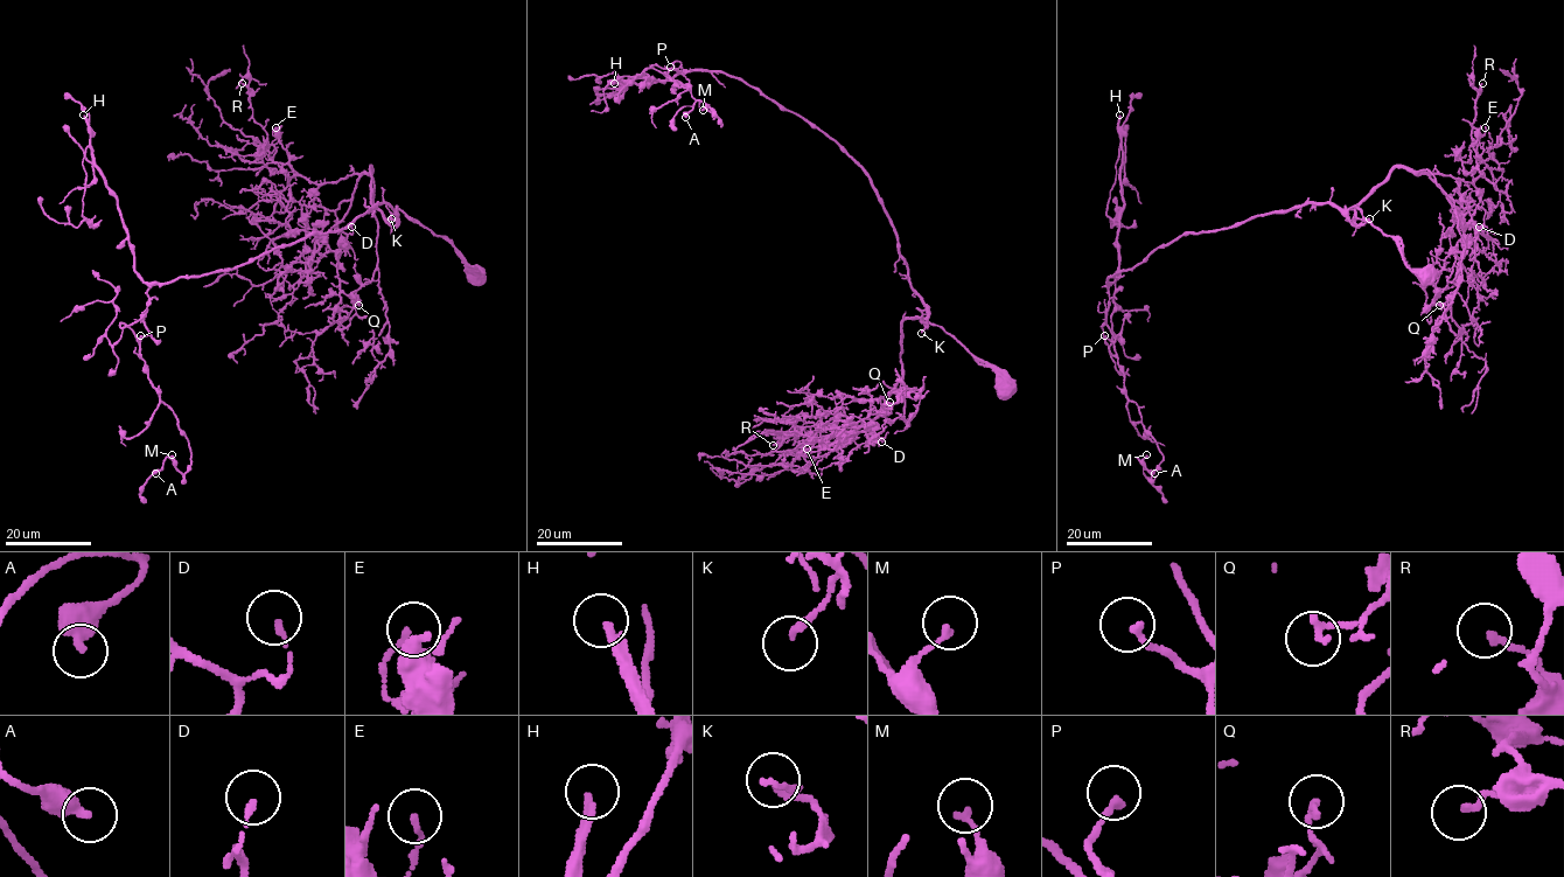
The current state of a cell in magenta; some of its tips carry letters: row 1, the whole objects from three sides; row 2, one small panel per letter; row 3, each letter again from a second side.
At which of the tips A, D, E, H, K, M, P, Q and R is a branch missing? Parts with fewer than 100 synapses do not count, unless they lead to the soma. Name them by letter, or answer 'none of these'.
H

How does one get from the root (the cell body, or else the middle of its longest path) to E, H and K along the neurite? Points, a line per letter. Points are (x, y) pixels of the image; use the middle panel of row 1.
E: (1006, 389), (928, 310), (902, 322), (902, 377), (878, 415), (807, 449)
H: (1006, 389), (995, 370), (928, 321), (877, 190), (833, 140), (721, 72), (681, 71), (649, 86), (614, 83)
K: (1006, 389), (995, 370), (928, 322), (928, 310), (927, 326), (921, 333)

